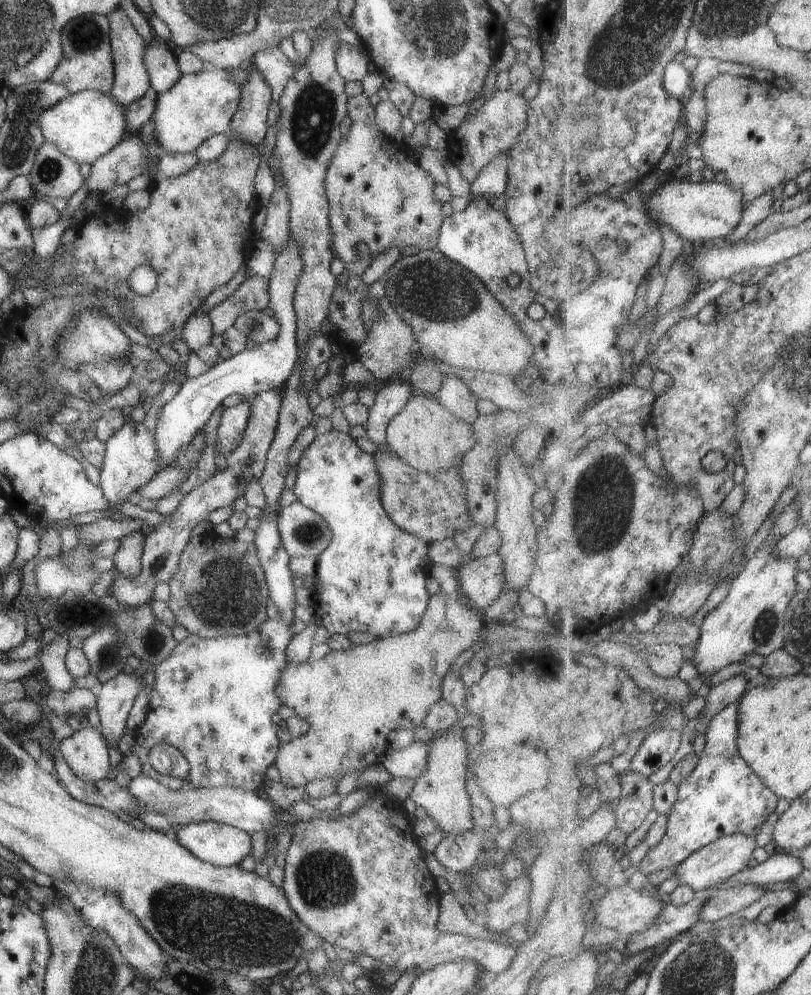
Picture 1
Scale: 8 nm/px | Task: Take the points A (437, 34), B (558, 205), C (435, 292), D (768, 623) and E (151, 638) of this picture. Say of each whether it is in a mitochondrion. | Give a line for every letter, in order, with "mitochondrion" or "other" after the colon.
A: mitochondrion
B: other
C: mitochondrion
D: mitochondrion
E: mitochondrion

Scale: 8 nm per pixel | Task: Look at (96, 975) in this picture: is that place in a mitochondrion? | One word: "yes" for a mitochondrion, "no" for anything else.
yes

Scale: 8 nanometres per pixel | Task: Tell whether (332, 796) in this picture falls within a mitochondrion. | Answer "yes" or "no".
no

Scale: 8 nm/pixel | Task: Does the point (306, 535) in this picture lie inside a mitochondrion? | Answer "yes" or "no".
yes

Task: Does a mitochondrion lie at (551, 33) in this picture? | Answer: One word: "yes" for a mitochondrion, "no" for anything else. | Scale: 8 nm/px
no

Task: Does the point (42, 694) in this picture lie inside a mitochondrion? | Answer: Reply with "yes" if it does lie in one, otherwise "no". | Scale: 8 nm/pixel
no

